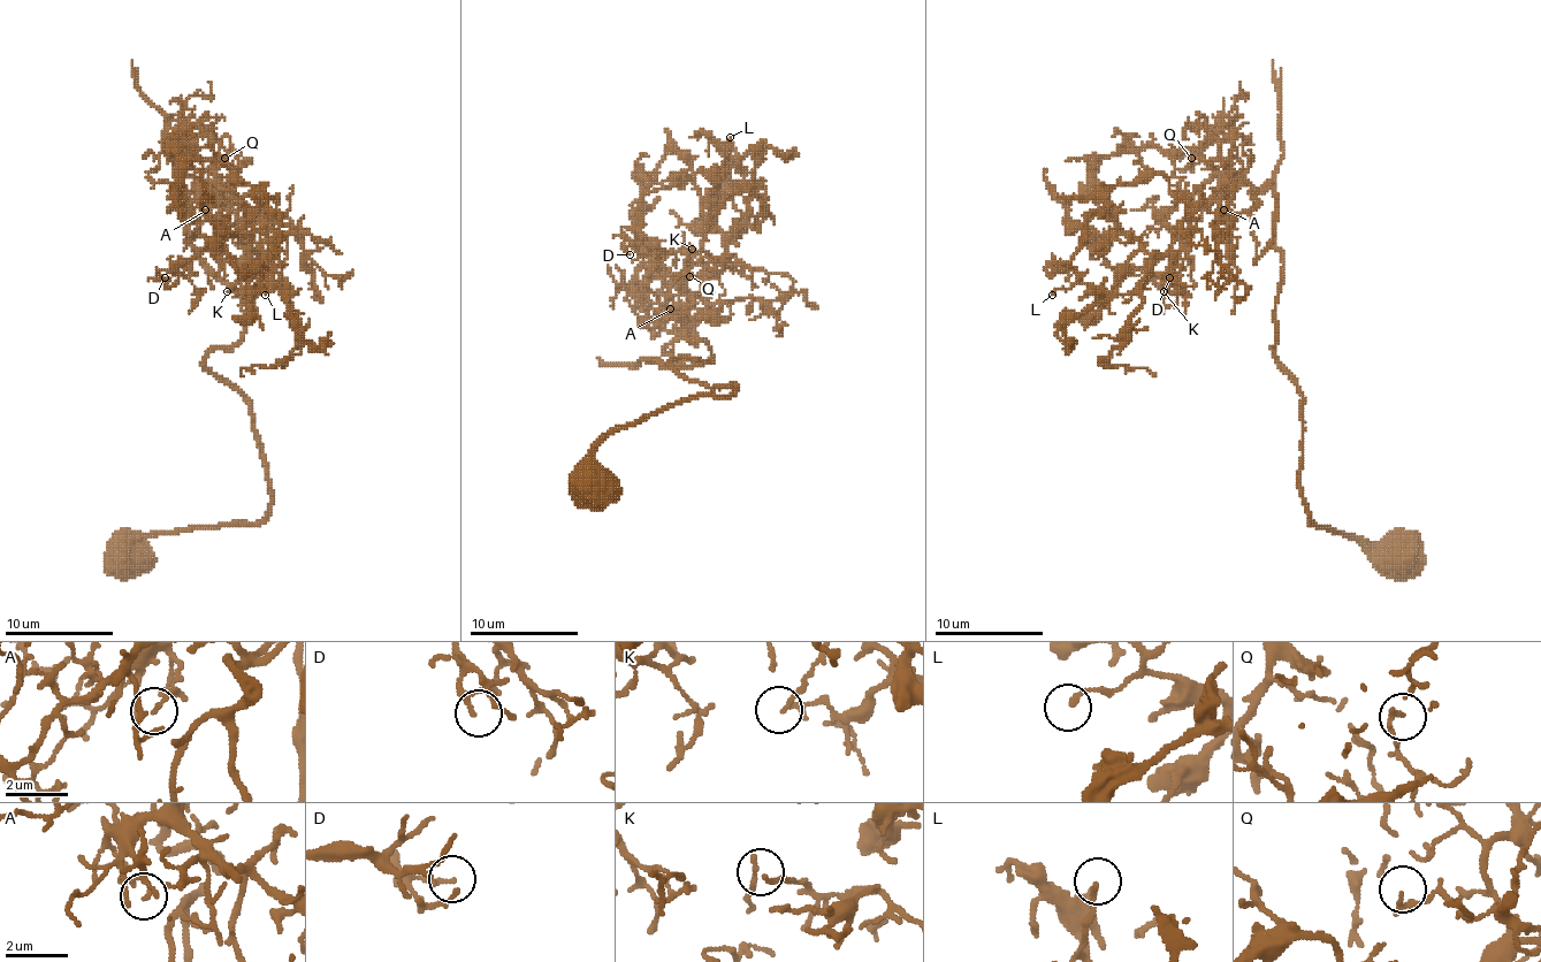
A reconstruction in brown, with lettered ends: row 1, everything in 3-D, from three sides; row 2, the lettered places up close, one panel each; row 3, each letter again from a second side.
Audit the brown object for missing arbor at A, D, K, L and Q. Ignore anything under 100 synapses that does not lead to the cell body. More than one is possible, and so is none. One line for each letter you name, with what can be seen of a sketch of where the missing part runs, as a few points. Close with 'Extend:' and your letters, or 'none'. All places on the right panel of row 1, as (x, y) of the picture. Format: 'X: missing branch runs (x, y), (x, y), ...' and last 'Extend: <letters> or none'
Extend: Q

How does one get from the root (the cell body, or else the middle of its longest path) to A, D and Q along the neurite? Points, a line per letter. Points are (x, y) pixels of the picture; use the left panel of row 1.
A: (121, 556), (271, 501), (205, 365), (246, 307), (189, 237), (216, 196), (246, 251), (219, 177), (205, 210)
D: (121, 556), (271, 501), (205, 365), (219, 177), (260, 253), (165, 277)
Q: (121, 556), (271, 501), (252, 406), (205, 365), (246, 307), (189, 237), (216, 196), (246, 251), (224, 158)

